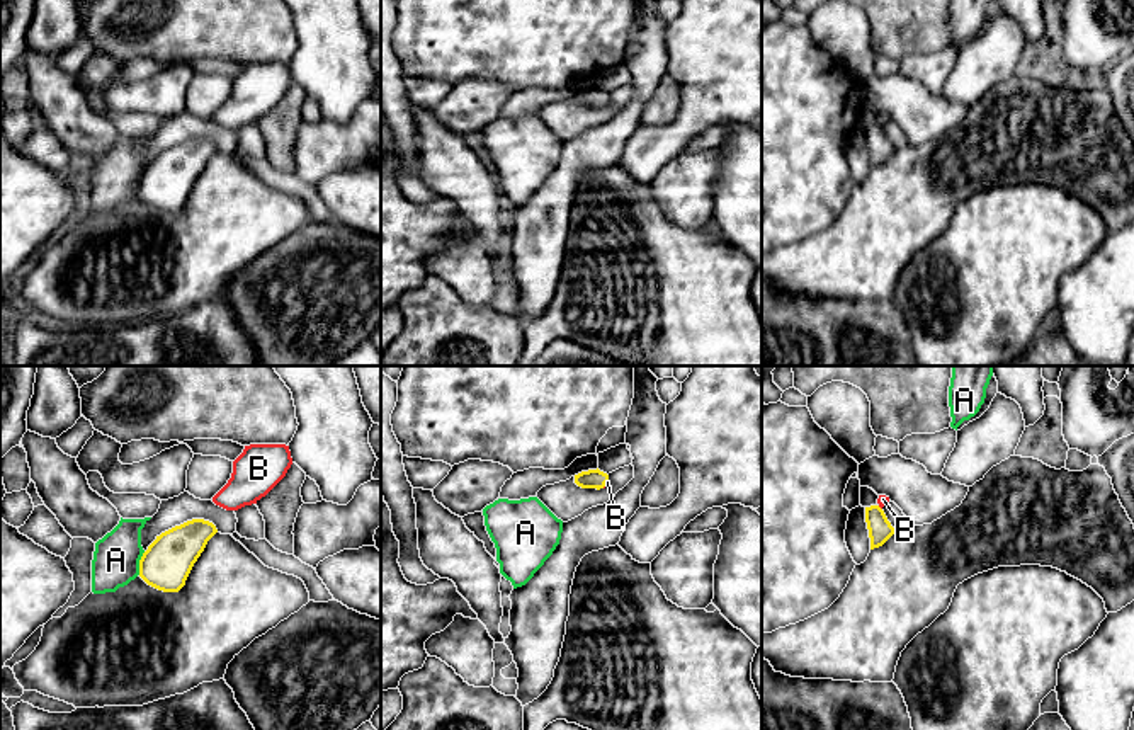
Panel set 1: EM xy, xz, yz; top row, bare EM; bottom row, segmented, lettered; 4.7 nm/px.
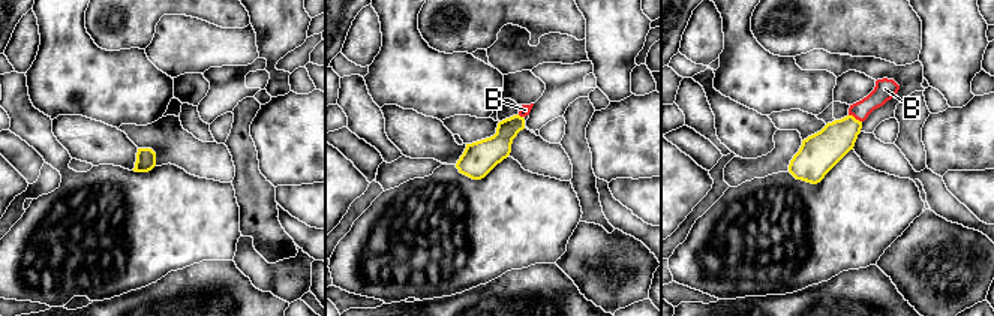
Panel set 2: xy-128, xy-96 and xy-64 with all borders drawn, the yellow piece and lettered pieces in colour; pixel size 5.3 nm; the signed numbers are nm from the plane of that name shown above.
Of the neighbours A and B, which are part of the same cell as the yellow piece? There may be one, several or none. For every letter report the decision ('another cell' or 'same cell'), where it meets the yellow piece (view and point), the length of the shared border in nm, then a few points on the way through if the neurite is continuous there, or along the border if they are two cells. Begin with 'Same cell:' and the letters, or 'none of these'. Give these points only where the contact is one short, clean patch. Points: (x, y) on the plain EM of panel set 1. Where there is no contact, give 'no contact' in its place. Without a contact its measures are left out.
Same cell: B
A: another cell | xy (140, 182) | 120 nm
B: same cell | xz (606, 101) | 50 nm | across xz (594, 97), (606, 101), (607, 101)

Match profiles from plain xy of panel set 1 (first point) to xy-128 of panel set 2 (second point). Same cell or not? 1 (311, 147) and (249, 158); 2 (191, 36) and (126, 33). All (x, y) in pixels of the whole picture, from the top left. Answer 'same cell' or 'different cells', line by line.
1: different cells
2: same cell

